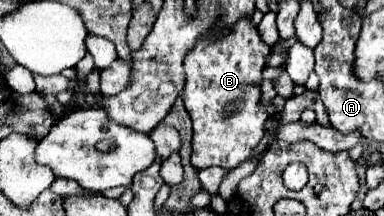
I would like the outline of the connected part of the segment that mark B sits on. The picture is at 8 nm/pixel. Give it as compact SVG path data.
M246 17L246 21L238 21L222 41L210 41L206 37L186 55L186 85L182 99L192 119L194 169L200 171L218 165L230 171L246 161L264 137L262 125L268 113L260 103L260 95L268 53L270 47L262 43L258 29L250 23L250 17Z

